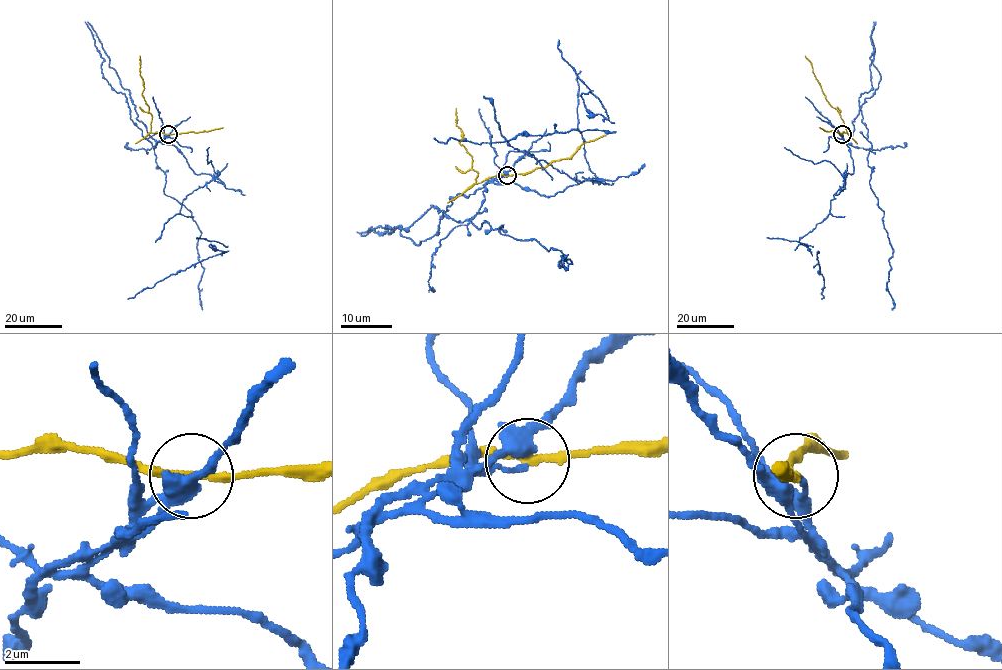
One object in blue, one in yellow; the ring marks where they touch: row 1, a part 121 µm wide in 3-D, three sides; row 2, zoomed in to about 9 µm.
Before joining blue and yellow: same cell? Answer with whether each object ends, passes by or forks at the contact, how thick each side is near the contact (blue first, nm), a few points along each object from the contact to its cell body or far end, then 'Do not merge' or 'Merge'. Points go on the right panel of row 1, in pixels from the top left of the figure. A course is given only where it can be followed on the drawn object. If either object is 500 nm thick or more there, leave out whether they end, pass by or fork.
At the ring blue ends. At the ring yellow passes by. Thickness 120 nm (blue) against 190 nm. Course of blue: (843, 134), (878, 86), (873, 28), (872, 87), (858, 102), (892, 248), (892, 310). Course of yellow: (842, 134), (846, 131), (840, 115), (826, 99), (811, 62), (805, 55). Do not merge

